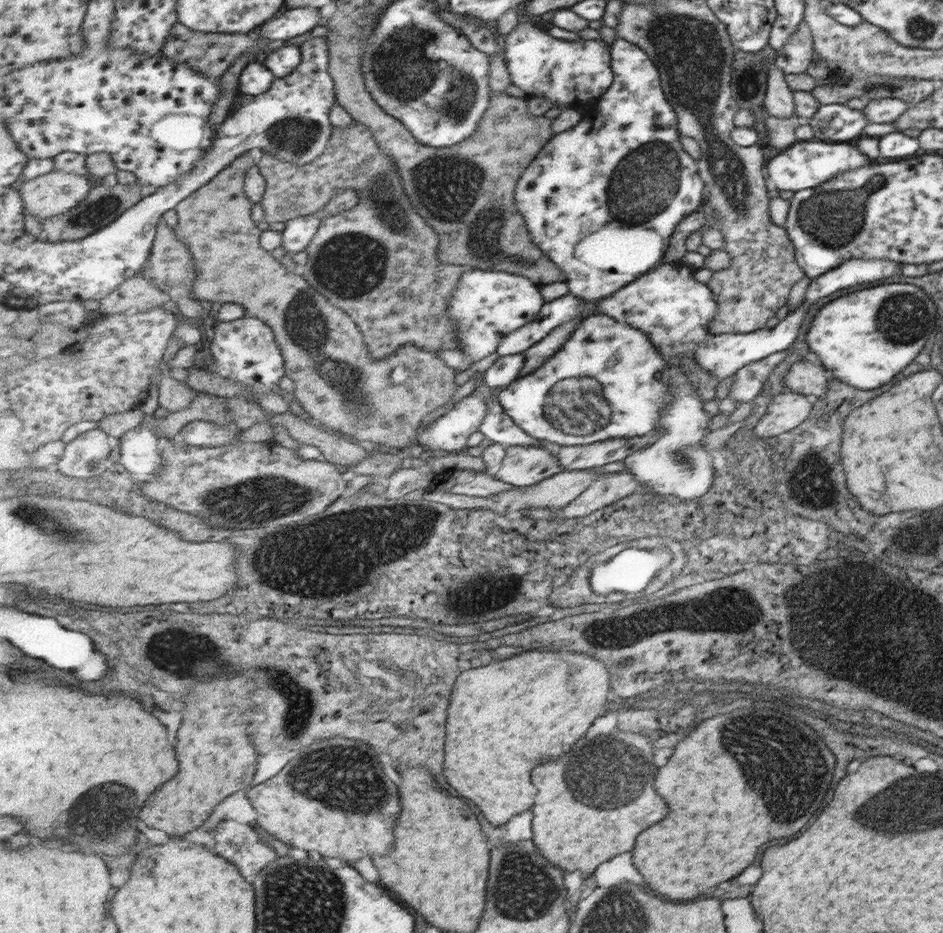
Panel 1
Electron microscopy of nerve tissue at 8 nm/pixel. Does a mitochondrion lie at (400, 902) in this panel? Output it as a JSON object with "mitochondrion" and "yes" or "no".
{"mitochondrion":"no"}

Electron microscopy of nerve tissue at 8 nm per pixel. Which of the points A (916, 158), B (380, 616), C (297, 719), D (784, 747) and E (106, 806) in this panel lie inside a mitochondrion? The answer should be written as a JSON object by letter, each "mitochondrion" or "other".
{"A":"other","B":"other","C":"mitochondrion","D":"mitochondrion","E":"mitochondrion"}

